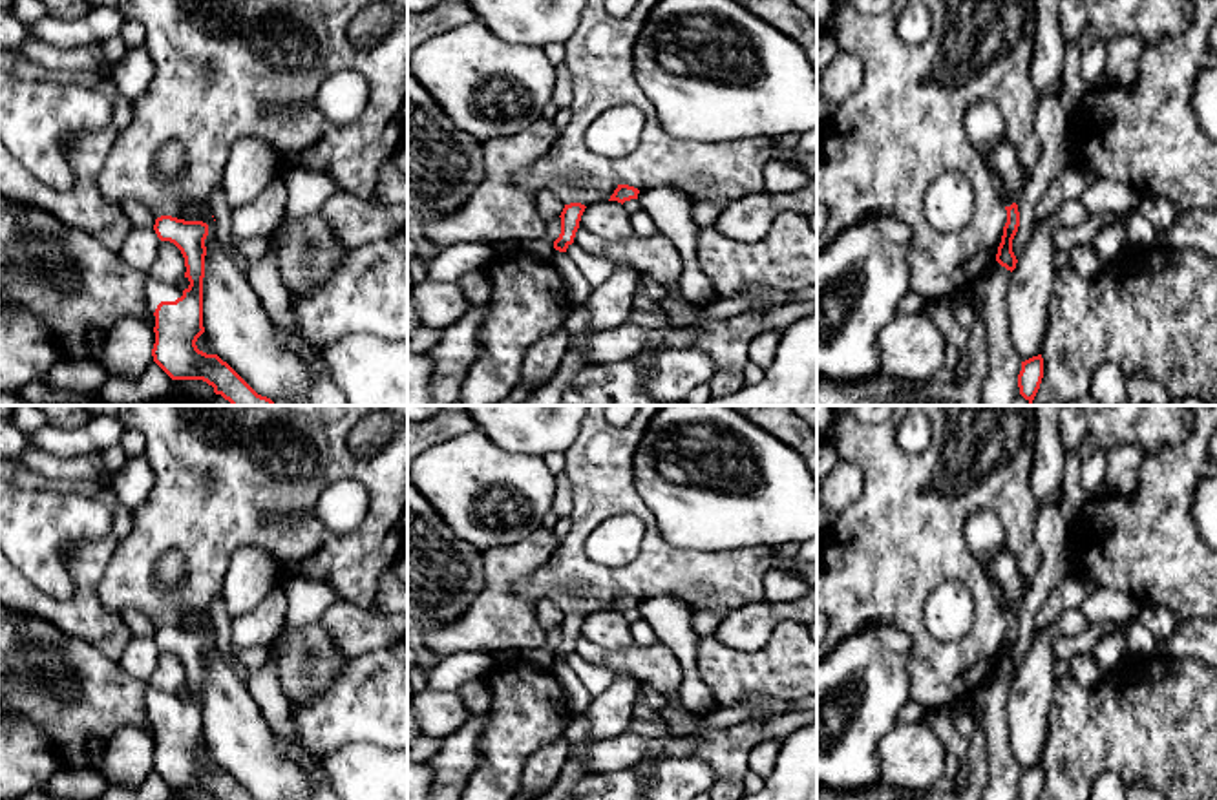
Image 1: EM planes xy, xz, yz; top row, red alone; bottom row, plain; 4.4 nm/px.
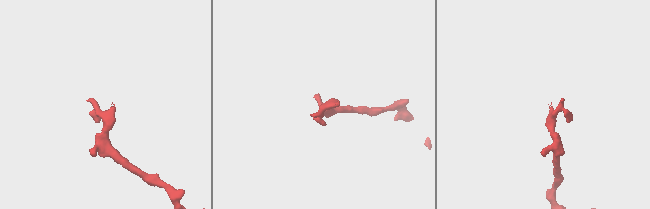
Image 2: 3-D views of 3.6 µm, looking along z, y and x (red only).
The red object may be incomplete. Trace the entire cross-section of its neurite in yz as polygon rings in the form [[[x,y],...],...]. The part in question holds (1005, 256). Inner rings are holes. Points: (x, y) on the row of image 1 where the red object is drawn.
[[[987,168],[987,174],[990,179],[990,184],[994,186],[996,194],[1001,197],[1005,210],[1007,210],[1007,223],[1003,226],[1003,236],[1001,236],[1001,243],[998,247],[996,261],[1012,272],[1018,263],[1018,259],[1012,252],[1012,239],[1020,226],[1018,205],[1012,203],[1011,197],[1005,194],[1000,175],[989,168]]]

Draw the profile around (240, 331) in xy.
[[[203,201],[186,203],[181,219],[208,225],[203,327],[212,351],[258,395],[272,402],[305,402],[316,384],[311,362],[280,343],[272,318],[217,239],[210,206]]]

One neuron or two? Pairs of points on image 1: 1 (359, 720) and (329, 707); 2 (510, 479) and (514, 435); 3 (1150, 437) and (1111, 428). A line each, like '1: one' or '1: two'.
1: one
2: two
3: one

